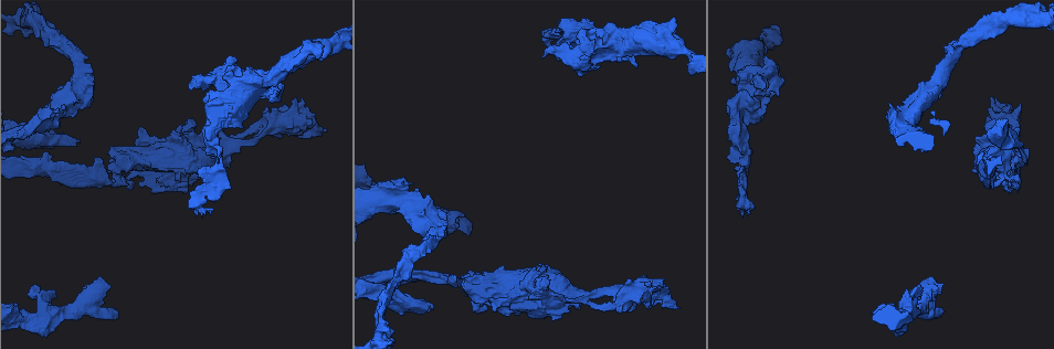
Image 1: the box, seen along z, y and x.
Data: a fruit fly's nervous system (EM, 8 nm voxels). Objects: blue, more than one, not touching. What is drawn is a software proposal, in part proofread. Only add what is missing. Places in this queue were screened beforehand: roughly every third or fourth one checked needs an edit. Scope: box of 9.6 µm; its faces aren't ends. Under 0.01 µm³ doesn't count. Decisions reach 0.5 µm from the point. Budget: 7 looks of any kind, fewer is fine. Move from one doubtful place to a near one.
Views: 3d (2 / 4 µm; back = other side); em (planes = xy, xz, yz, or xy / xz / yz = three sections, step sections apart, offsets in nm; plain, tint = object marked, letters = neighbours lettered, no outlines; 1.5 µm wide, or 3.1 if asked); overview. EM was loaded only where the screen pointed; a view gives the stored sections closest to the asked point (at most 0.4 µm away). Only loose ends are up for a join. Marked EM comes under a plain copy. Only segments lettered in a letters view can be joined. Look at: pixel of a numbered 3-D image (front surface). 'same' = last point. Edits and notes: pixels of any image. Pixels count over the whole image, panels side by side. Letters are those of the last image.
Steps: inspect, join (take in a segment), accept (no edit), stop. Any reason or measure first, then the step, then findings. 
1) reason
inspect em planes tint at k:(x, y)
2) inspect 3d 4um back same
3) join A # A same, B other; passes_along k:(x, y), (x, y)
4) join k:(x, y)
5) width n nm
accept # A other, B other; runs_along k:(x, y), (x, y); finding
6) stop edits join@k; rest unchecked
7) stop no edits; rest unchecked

an open end
inspect 3d 2um at 1:(778, 94)

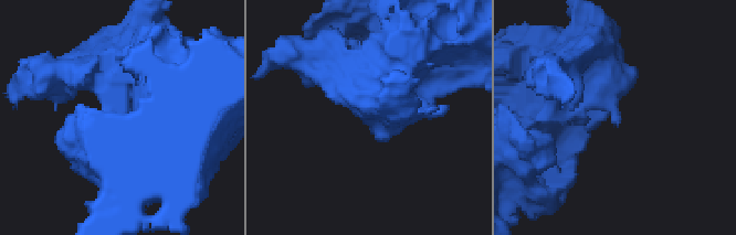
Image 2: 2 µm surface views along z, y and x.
need the tissue
inspect em planes letters at 2:(617, 124)

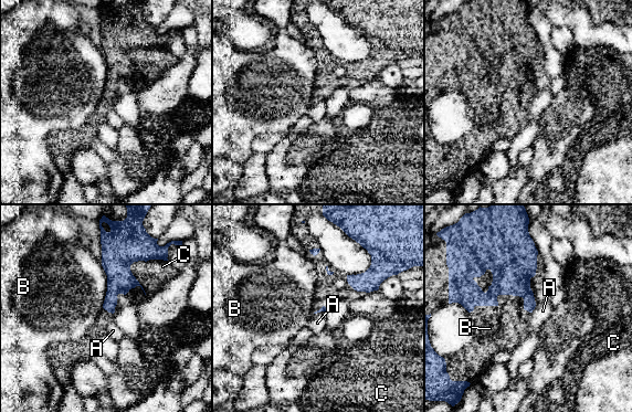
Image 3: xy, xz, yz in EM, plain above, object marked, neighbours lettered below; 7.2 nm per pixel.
accept # A other, B other, C other; border 3:(536, 304), (530, 313); none of them fits

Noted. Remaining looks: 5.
free end
inspect em planes letters at 1:(324, 131)

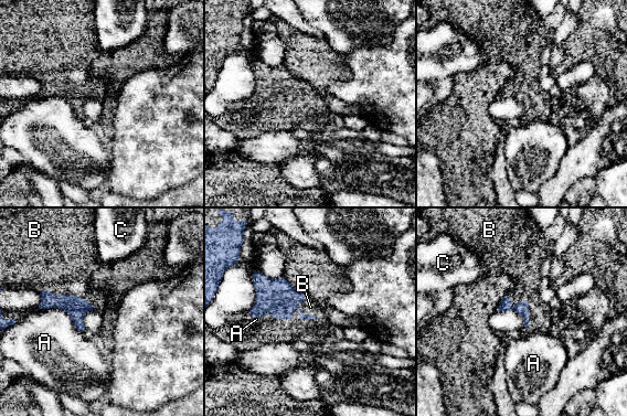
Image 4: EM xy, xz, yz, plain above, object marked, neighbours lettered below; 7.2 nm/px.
join B # A other, B same, C other; passes_along 4:(75, 307), (67, 295), (64, 260); the cell continues

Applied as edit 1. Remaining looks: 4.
inspect overview

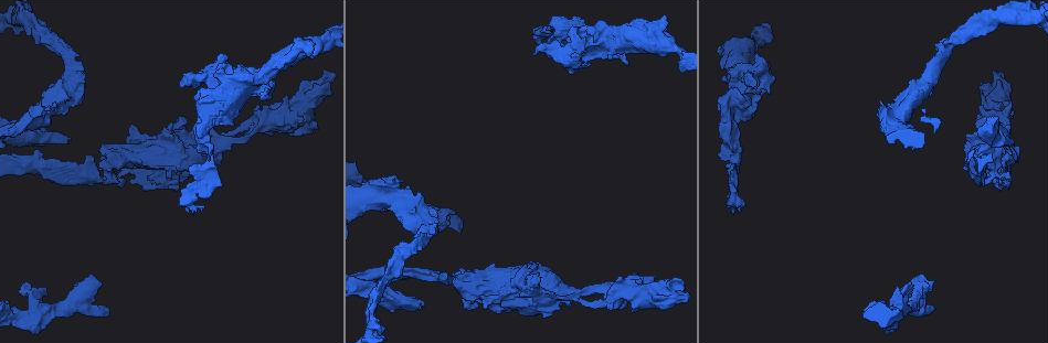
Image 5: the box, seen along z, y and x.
free end
inspect em planes letters at 5:(71, 138)

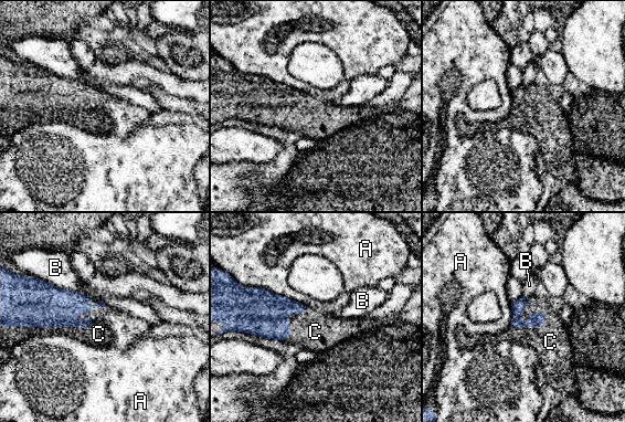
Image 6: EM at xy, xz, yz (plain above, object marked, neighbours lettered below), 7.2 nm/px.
longest_contact B 420 nm
join C # A other, B other, C same; it goes on there

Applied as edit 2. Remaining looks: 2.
stop edits join@4, join@6; rest unchecked

